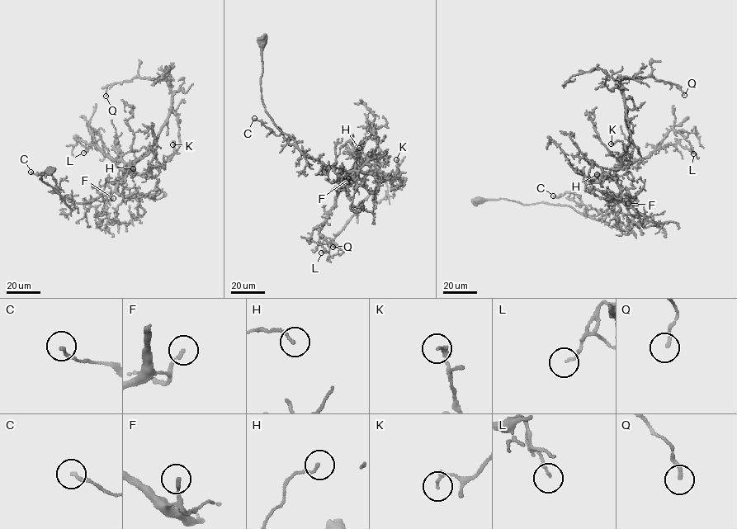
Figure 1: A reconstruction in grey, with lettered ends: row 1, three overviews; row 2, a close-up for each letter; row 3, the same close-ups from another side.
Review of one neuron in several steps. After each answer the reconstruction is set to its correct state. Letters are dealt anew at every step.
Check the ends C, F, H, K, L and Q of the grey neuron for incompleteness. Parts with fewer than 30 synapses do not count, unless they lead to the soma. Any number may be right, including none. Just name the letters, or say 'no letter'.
no letter

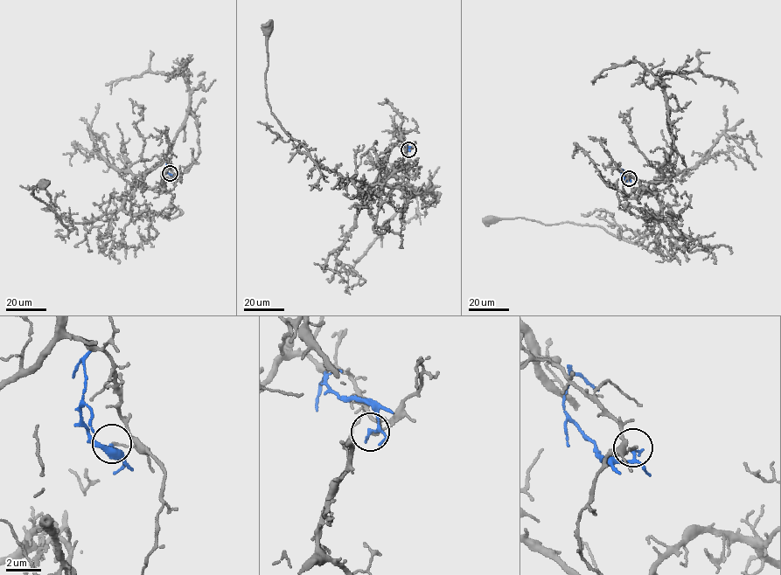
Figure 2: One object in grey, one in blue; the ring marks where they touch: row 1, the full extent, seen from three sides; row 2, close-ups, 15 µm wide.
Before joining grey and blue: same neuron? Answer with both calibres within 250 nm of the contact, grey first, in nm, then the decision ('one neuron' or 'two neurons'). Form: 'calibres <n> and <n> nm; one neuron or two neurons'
calibres 120 and 150 nm; two neurons

